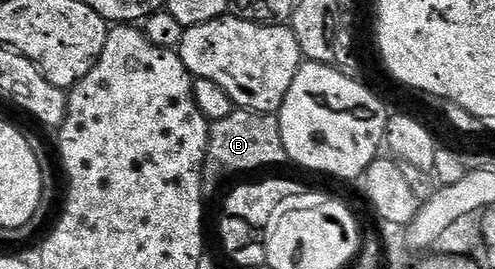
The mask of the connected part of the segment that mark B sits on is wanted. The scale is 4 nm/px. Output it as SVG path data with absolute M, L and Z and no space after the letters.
M236 108L224 120L213 123L210 143L206 149L206 165L202 167L202 193L210 196L218 190L225 174L242 174L245 170L262 170L265 166L278 166L287 161L280 124L273 114Z

